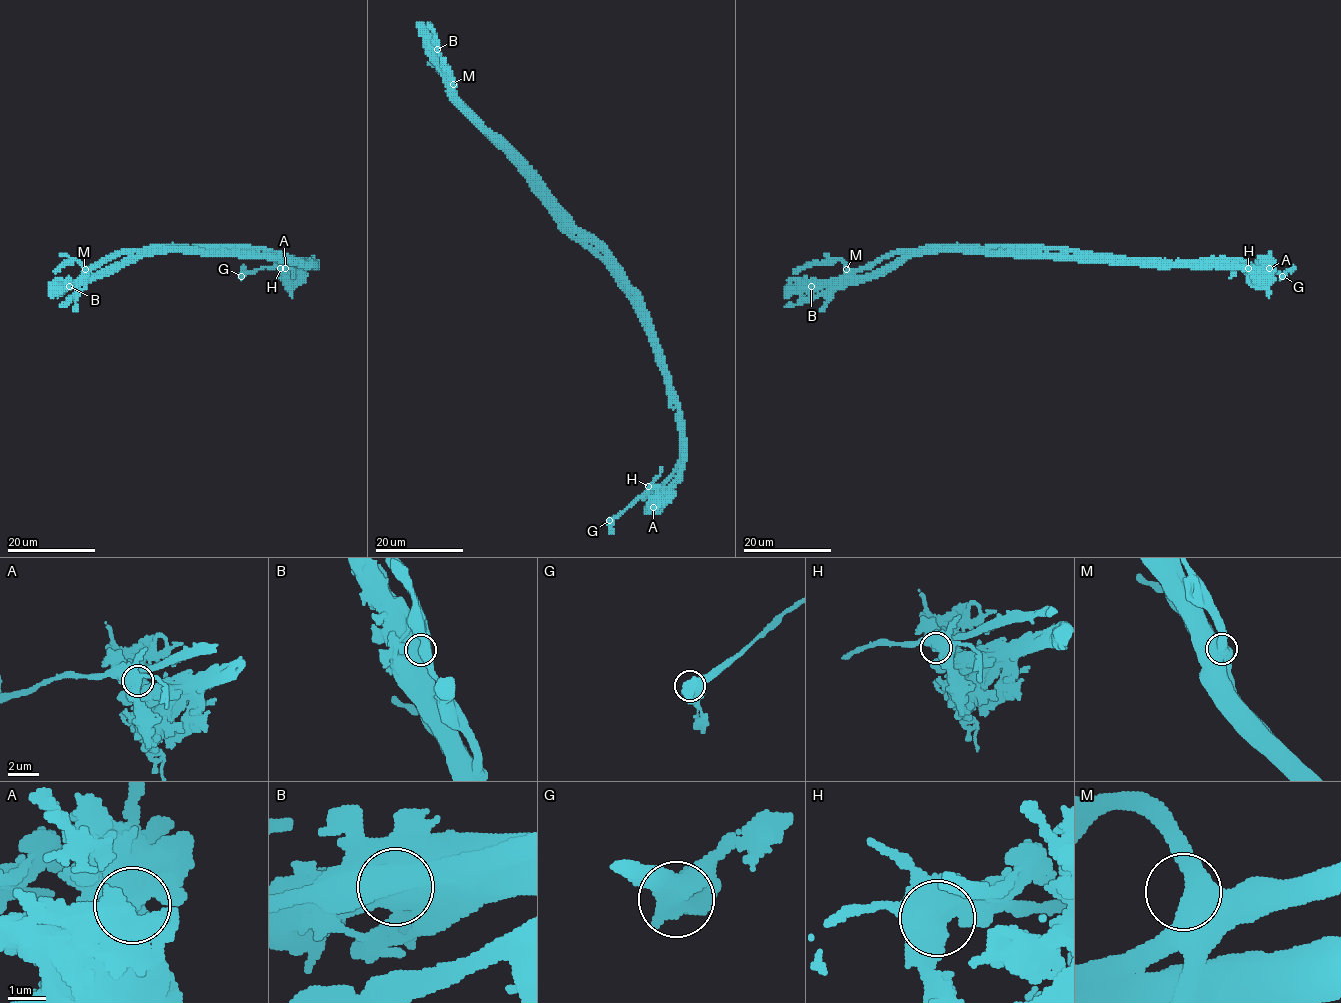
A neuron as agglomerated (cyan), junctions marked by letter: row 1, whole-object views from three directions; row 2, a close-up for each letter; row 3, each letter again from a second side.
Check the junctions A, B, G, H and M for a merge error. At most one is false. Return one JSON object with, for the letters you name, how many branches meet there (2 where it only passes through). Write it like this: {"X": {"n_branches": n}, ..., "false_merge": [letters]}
{"B": {"n_branches": 1}, "false_merge": ["B"]}

